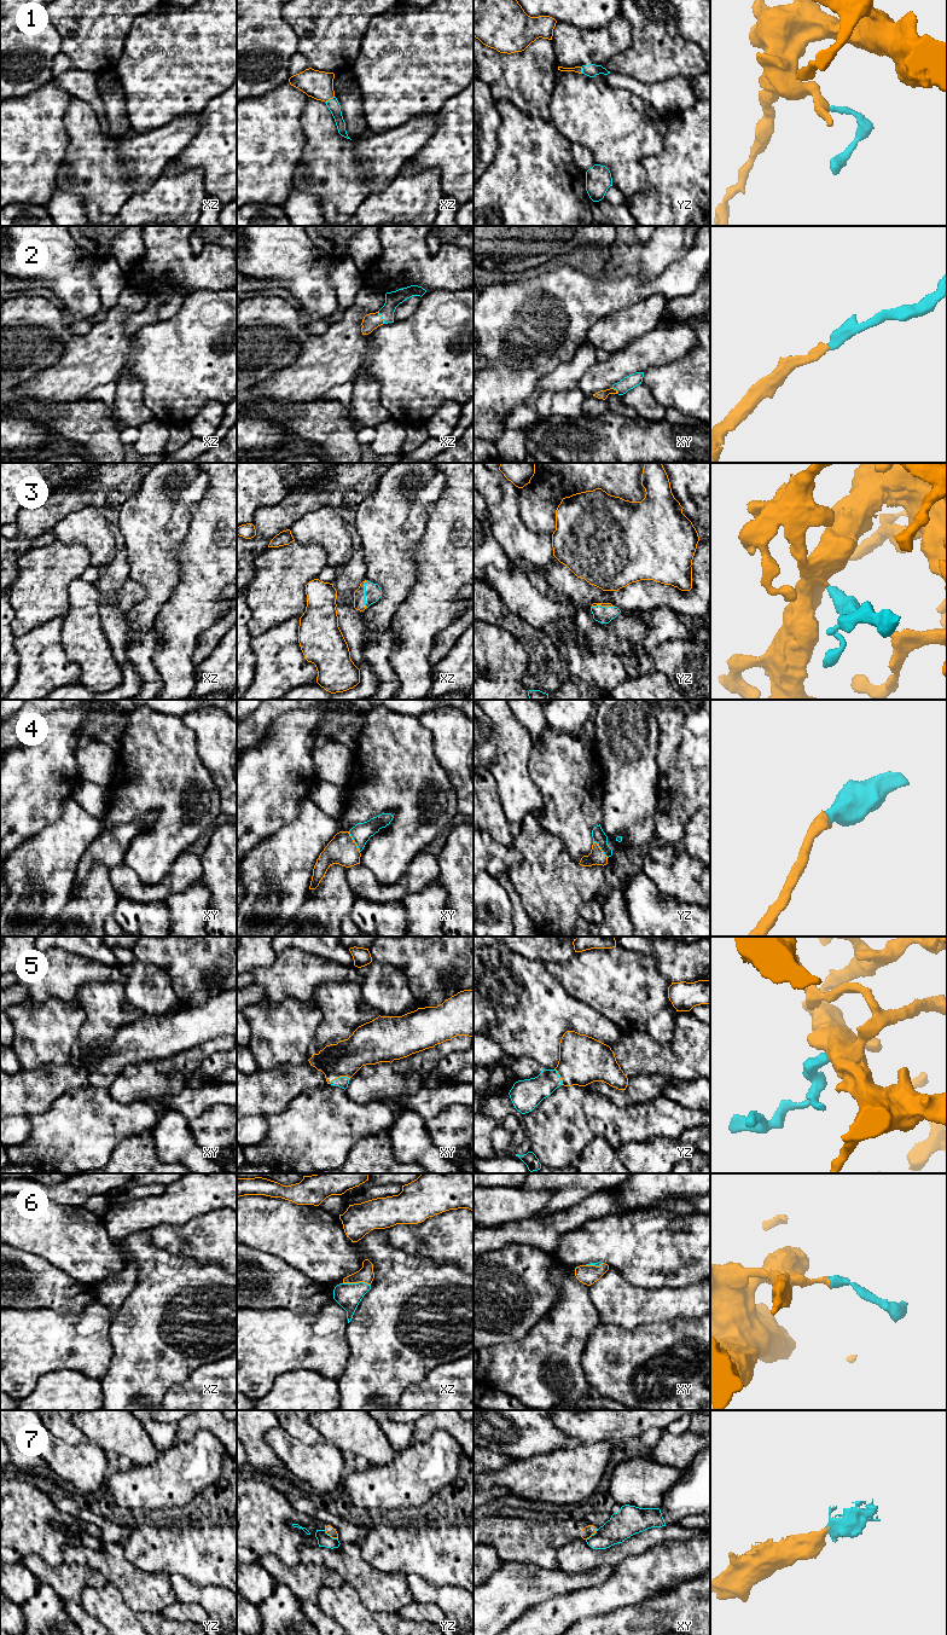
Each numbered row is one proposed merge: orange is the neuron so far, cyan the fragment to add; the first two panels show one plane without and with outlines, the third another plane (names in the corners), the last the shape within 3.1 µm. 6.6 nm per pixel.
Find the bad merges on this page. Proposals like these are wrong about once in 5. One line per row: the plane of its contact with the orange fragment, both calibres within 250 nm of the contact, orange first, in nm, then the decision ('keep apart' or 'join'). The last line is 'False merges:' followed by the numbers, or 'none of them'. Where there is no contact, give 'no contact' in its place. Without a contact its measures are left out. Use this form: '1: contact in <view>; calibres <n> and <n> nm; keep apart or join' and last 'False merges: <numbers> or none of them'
1: contact in xz; calibres 190 and 80 nm; join
2: contact in xz; calibres 110 and 100 nm; join
3: contact in xz; calibres 80 and 110 nm; join
4: contact in xy; calibres 200 and 130 nm; join
5: contact in xy; calibres 240 and 80 nm; join
6: contact in xz; calibres 110 and 170 nm; join
7: contact in yz; calibres 60 and 90 nm; keep apart
False merges: 7

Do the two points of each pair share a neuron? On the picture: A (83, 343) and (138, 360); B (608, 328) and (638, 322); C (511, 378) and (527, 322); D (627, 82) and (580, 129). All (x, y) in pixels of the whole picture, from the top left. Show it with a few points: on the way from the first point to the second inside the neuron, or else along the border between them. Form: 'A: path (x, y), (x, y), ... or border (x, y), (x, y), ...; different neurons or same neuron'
A: border (134, 334), (132, 352), (118, 375); different neurons
B: path (615, 328), (622, 328), (631, 323); same neuron
C: path (515, 364), (524, 336); same neuron
D: border (594, 80), (628, 88), (646, 103); different neurons

